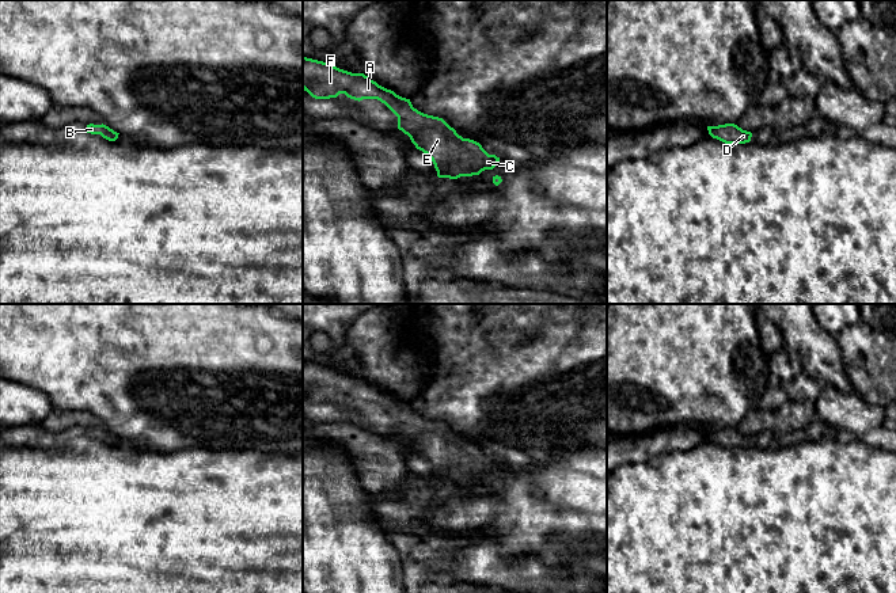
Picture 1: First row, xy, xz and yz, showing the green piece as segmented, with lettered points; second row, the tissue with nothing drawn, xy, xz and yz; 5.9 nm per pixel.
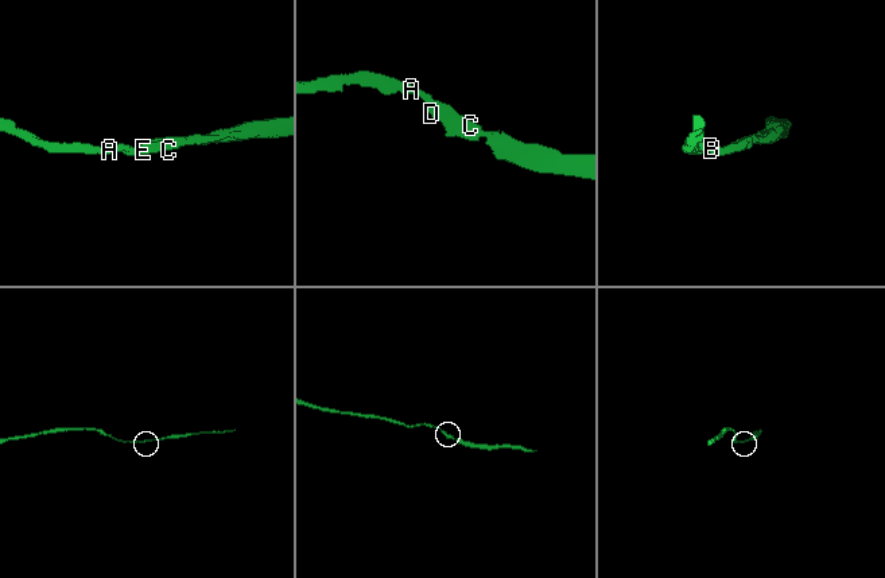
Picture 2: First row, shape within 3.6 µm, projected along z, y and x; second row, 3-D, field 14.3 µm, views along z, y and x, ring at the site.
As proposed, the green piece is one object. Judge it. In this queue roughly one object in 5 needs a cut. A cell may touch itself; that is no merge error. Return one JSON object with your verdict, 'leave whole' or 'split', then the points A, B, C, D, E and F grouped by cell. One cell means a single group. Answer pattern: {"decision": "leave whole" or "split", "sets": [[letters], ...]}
{"decision": "leave whole", "sets": [["A", "B", "C", "D", "E", "F"]]}

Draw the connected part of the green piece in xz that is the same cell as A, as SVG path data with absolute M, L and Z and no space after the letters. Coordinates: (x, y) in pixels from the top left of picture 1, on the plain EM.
M303 361L303 394L315 403L345 398L358 406L380 404L398 421L398 433L432 463L438 482L479 479L485 474L493 474L500 465L500 461L489 459L479 446L459 440L443 422L418 415L410 403L379 389L364 377L352 377Z

